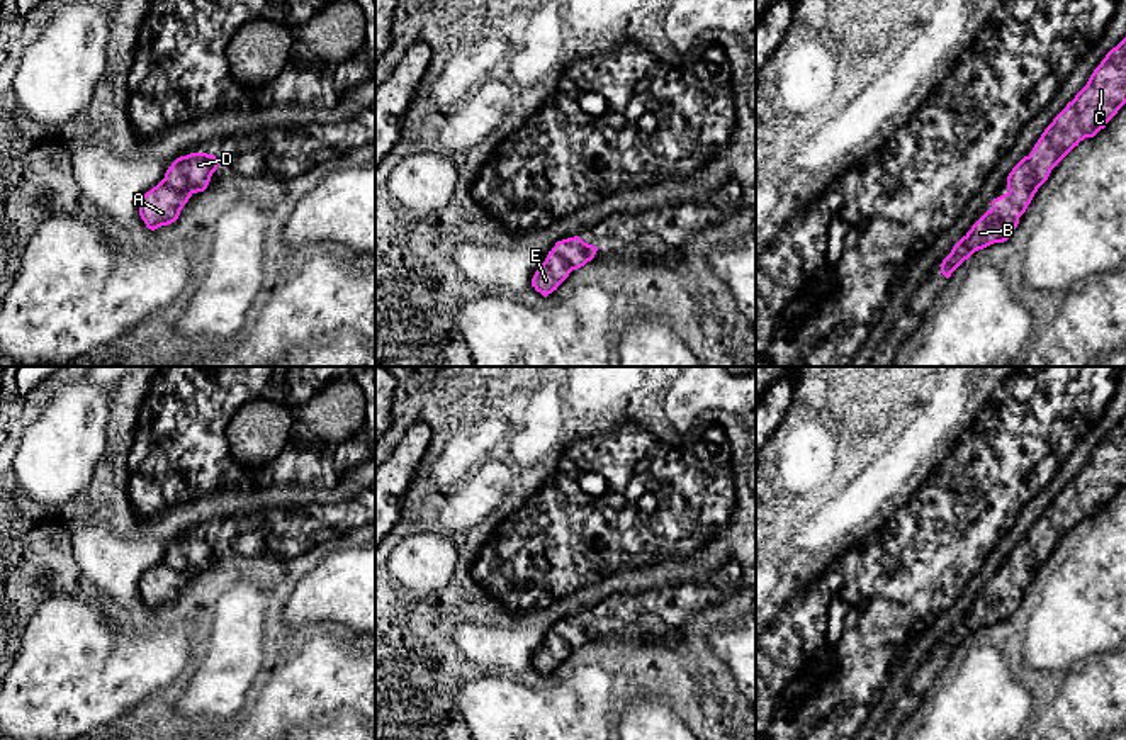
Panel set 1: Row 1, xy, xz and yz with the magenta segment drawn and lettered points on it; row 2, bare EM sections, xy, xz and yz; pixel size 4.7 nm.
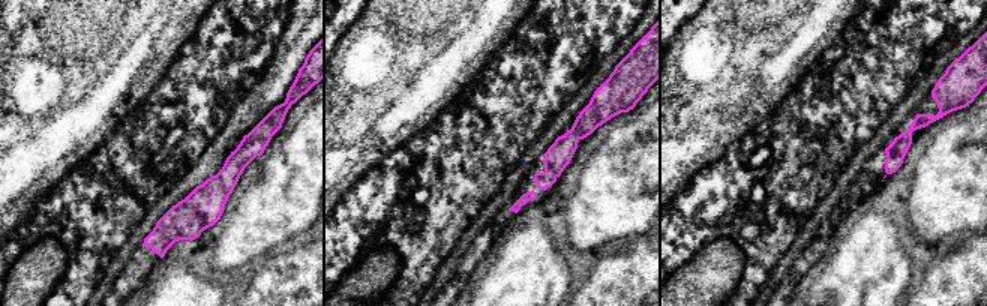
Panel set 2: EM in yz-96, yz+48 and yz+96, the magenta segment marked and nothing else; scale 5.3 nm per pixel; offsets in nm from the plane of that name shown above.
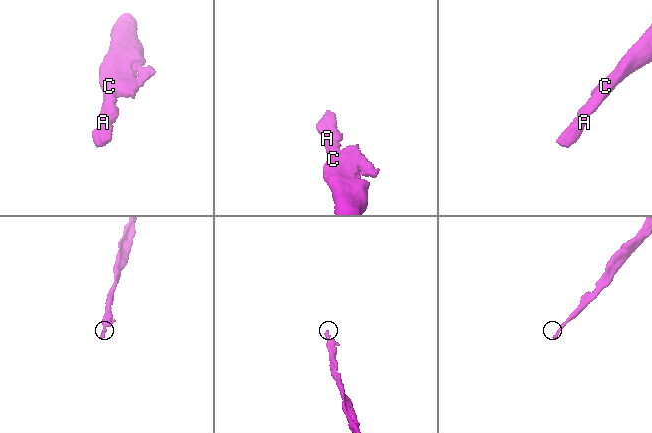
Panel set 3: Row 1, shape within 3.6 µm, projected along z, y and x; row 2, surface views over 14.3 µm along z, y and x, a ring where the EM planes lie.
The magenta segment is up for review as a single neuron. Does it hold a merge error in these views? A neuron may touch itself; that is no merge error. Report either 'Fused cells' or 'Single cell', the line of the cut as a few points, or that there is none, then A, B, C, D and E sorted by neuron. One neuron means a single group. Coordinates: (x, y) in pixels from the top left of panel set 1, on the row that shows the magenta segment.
Single cell. No split. Groups: A B C D E

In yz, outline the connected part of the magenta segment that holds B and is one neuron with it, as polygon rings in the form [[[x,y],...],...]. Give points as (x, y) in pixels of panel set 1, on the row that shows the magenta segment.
[[[1126,37],[1112,48],[1087,85],[1044,129],[1033,151],[1007,177],[1007,193],[992,200],[971,229],[943,260],[941,273],[951,273],[975,251],[1011,238],[1038,188],[1051,170],[1085,137],[1094,137],[1126,104]]]

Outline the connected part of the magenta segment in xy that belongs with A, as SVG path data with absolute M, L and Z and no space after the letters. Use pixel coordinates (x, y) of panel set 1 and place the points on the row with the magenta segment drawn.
M190 153L177 158L165 178L139 200L139 216L155 231L175 222L189 199L204 192L217 170L219 160L207 153Z

